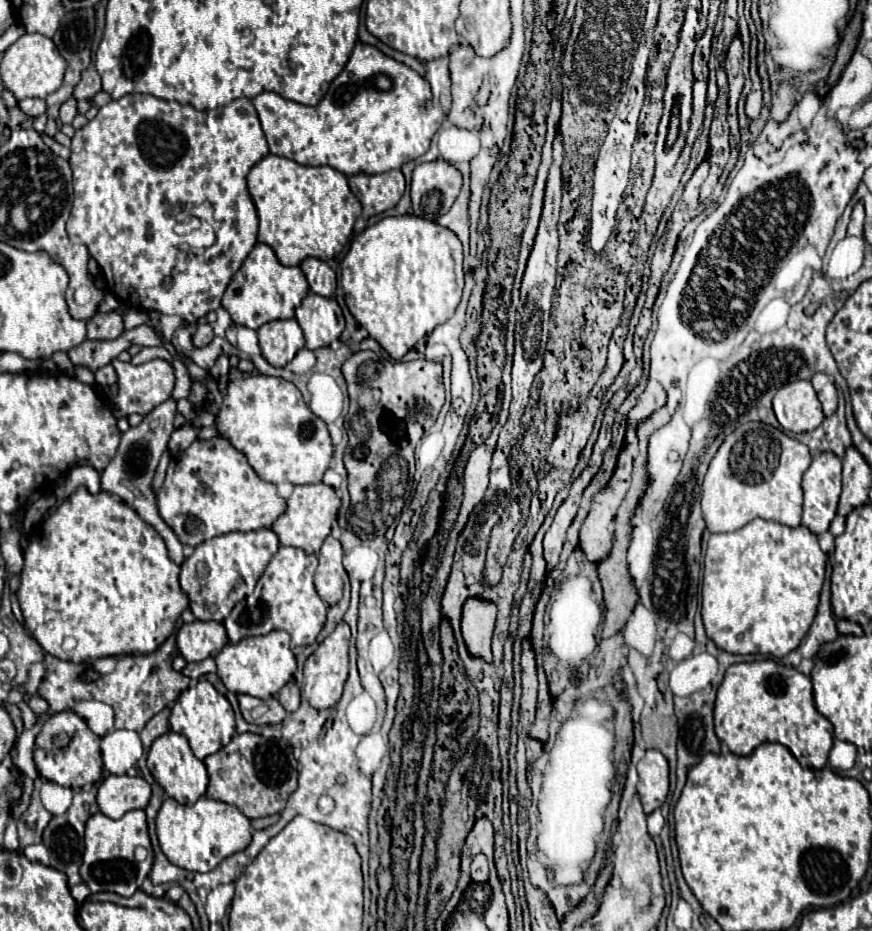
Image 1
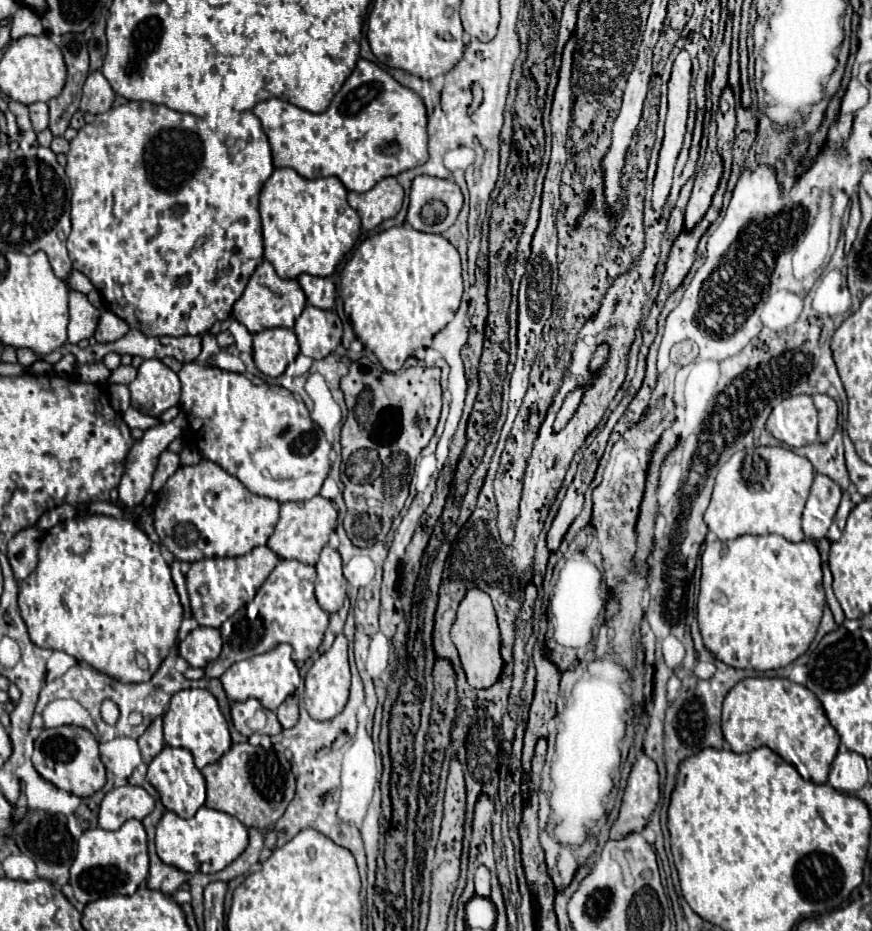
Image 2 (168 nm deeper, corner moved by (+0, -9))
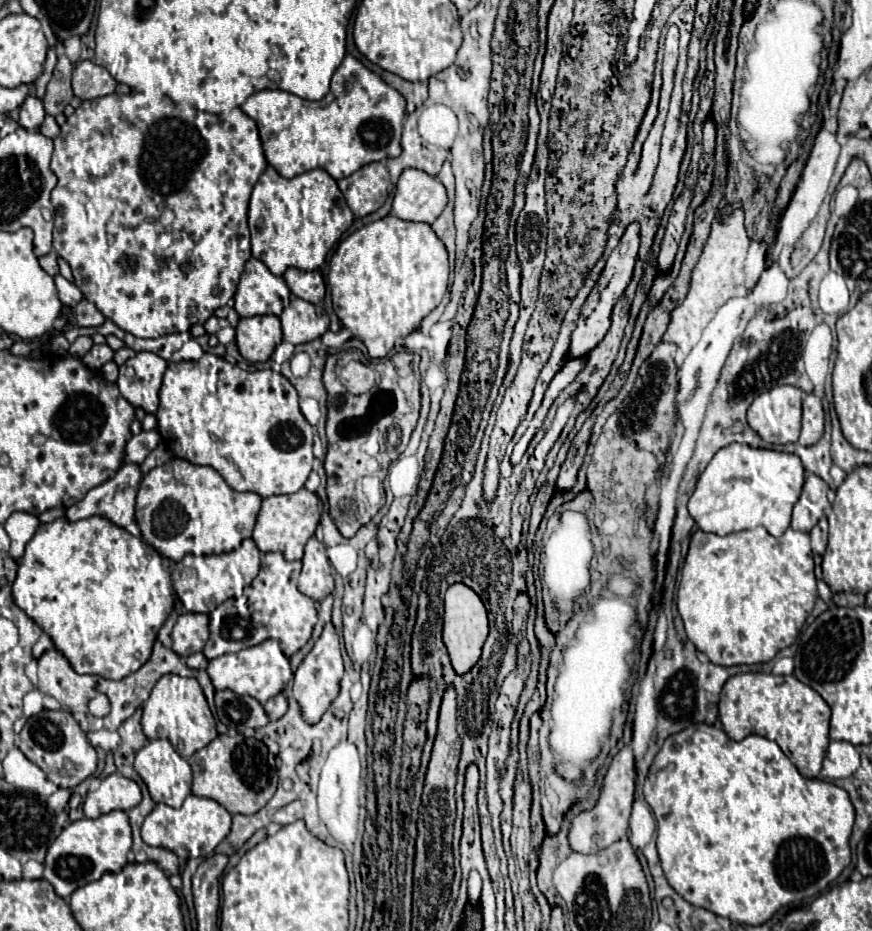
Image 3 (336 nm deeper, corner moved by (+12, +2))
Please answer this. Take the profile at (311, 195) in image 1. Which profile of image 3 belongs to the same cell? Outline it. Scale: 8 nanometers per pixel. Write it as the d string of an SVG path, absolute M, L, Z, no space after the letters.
M268 166L264 174L260 176L258 184L254 186L254 192L250 198L248 224L252 234L252 256L264 262L268 270L278 276L282 276L286 268L290 266L300 270L318 270L326 262L328 252L334 248L340 236L352 226L352 222L354 222L354 214L350 208L346 208L346 200L342 192L338 190L336 180L326 170L320 170L320 168L308 170L288 180L288 178L282 178L272 166Z

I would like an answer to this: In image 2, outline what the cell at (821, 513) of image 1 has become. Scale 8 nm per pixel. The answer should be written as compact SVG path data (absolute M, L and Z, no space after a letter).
M820 473L814 475L814 483L802 515L802 531L808 539L822 539L828 533L828 527L840 505L840 497L842 489L834 479Z

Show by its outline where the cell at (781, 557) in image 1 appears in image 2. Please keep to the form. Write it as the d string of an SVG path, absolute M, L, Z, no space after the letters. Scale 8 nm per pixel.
M742 535L732 541L714 541L704 547L698 625L706 649L730 667L756 671L786 667L810 647L824 605L820 553L812 541L792 543L780 535Z

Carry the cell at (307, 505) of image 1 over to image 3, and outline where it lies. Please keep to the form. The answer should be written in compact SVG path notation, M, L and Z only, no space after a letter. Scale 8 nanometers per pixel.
M300 488L294 494L286 496L270 496L262 500L262 508L258 512L258 520L254 526L254 542L260 552L280 552L288 562L300 560L304 554L304 546L308 538L314 534L320 522L320 498L306 488Z

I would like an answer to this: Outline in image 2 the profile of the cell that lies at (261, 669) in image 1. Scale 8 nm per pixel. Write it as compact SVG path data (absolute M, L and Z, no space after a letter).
M282 643L282 645L276 645L274 649L270 649L268 653L262 653L262 655L254 655L254 657L248 657L244 661L238 661L234 663L222 677L222 685L224 685L224 691L228 695L228 699L232 703L238 703L238 701L246 701L250 697L258 699L266 709L270 711L276 711L278 705L290 697L296 687L300 685L300 675L298 675L298 667L296 663L292 661L292 647Z

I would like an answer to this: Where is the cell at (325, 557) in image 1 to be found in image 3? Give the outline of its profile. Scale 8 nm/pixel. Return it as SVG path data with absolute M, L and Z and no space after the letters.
M314 536L306 544L298 590L316 602L332 594L334 590L334 568L326 556L326 546Z

